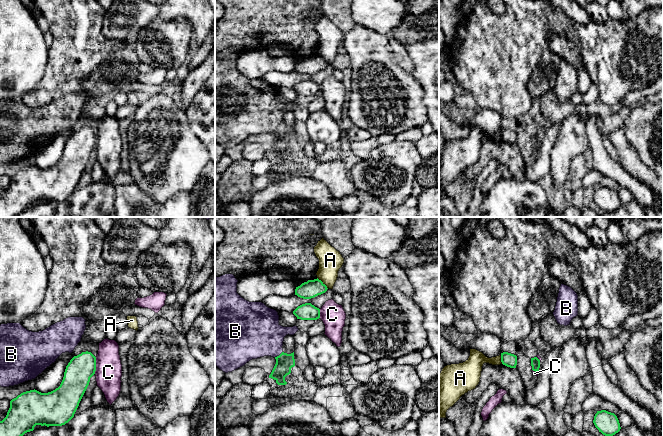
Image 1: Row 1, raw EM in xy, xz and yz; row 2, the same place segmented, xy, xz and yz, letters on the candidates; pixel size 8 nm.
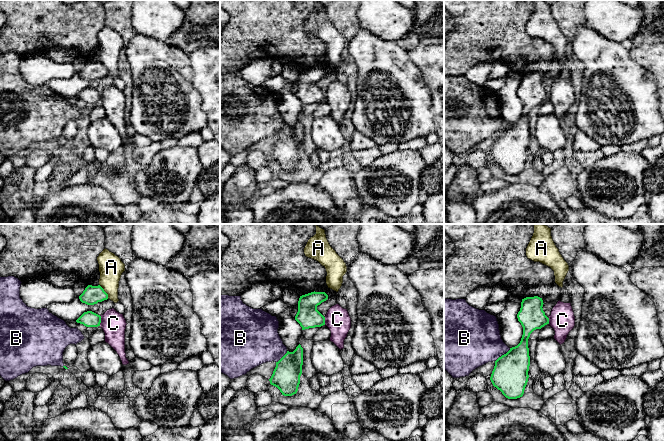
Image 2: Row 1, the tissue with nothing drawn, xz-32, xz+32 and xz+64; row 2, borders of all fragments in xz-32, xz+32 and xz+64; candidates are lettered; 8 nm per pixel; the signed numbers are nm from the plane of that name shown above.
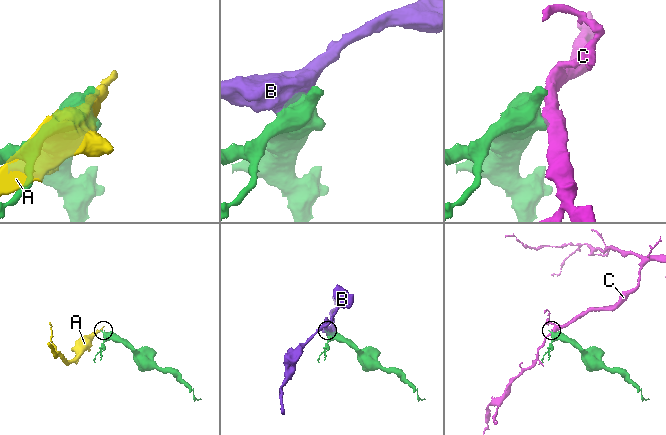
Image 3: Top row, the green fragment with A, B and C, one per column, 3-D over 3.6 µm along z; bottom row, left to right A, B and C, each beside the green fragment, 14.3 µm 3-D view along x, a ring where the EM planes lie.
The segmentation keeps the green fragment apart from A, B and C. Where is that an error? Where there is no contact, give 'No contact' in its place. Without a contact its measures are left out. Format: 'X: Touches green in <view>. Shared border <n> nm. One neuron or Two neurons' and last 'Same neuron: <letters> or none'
A: Touches green in xz. Shared border 130 nm. Two neurons
B: Touches green in xz. Shared border 90 nm. Two neurons
C: Touches green in xy. Shared border 140 nm. Two neurons
Same neuron: none

